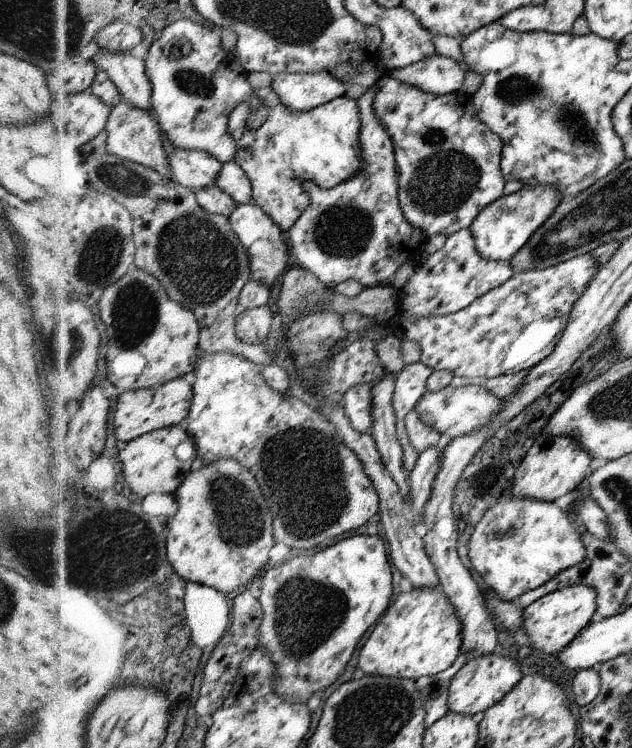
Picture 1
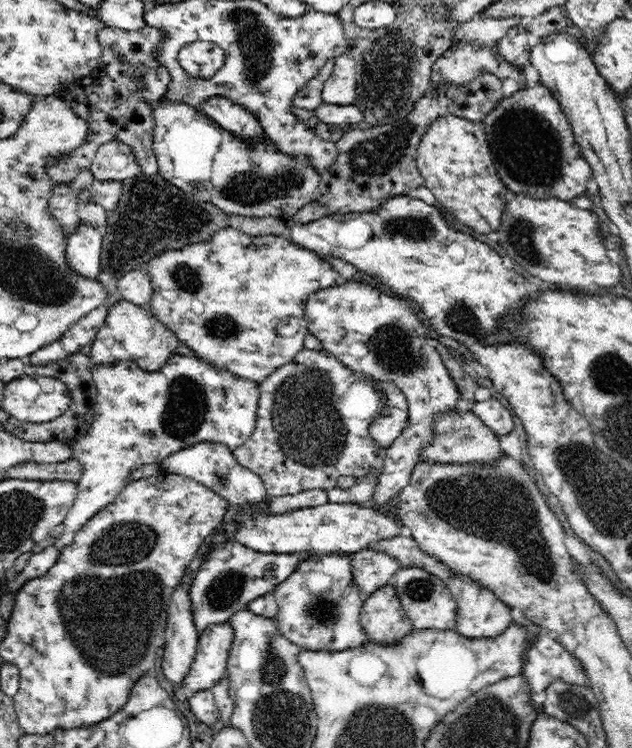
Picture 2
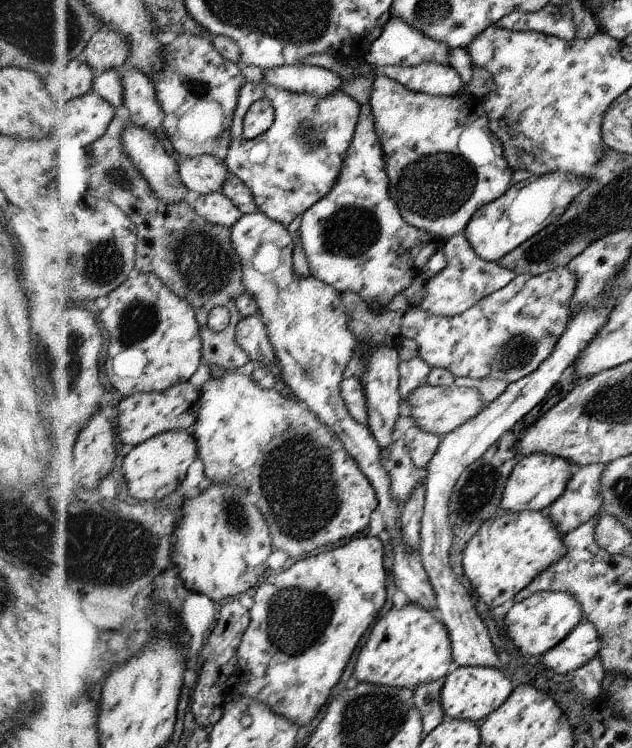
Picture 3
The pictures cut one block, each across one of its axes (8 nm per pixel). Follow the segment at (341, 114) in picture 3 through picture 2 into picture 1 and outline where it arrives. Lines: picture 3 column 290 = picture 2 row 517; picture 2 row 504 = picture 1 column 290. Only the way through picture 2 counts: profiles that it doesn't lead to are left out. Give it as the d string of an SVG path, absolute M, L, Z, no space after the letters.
M273 87L255 91L273 109L268 122L259 130L248 130L248 121L251 113L249 102L243 102L231 116L231 133L238 141L239 151L234 161L247 171L253 182L254 202L263 207L285 231L291 228L303 217L306 206L304 182L314 182L318 188L332 188L342 181L356 174L361 167L361 153L359 134L362 132L362 115L359 113L359 103L356 99L349 99L345 94L317 106L312 110L295 111L289 107Z

